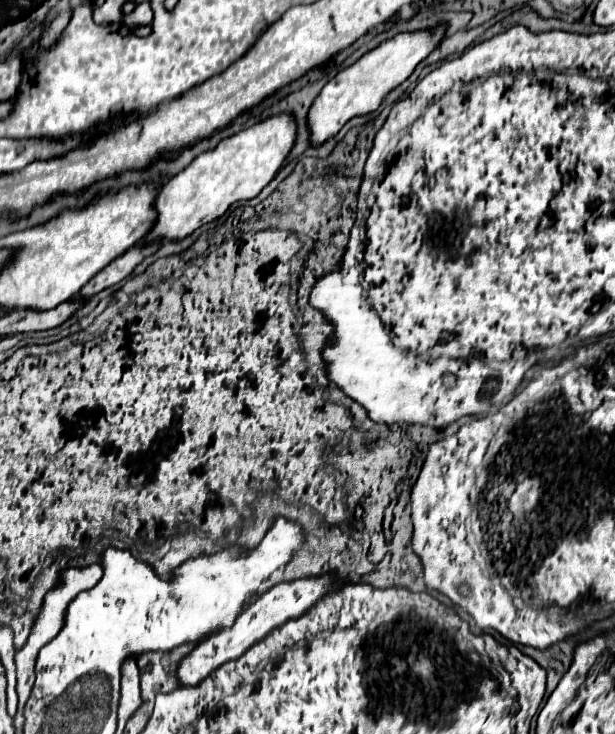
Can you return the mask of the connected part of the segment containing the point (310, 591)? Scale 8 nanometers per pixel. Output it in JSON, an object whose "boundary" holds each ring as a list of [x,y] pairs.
{"boundary":[[[326,572],[320,576],[306,576],[290,582],[280,582],[274,588],[270,588],[266,594],[262,594],[238,620],[234,622],[234,628],[228,628],[226,632],[218,632],[210,636],[208,640],[200,642],[188,656],[184,656],[176,666],[176,680],[178,686],[198,686],[210,672],[214,672],[218,666],[222,666],[228,660],[240,658],[250,646],[264,640],[272,630],[286,624],[288,620],[296,620],[304,616],[312,606],[316,606],[324,596],[342,590],[350,580],[344,580],[338,576],[338,572]]]}

